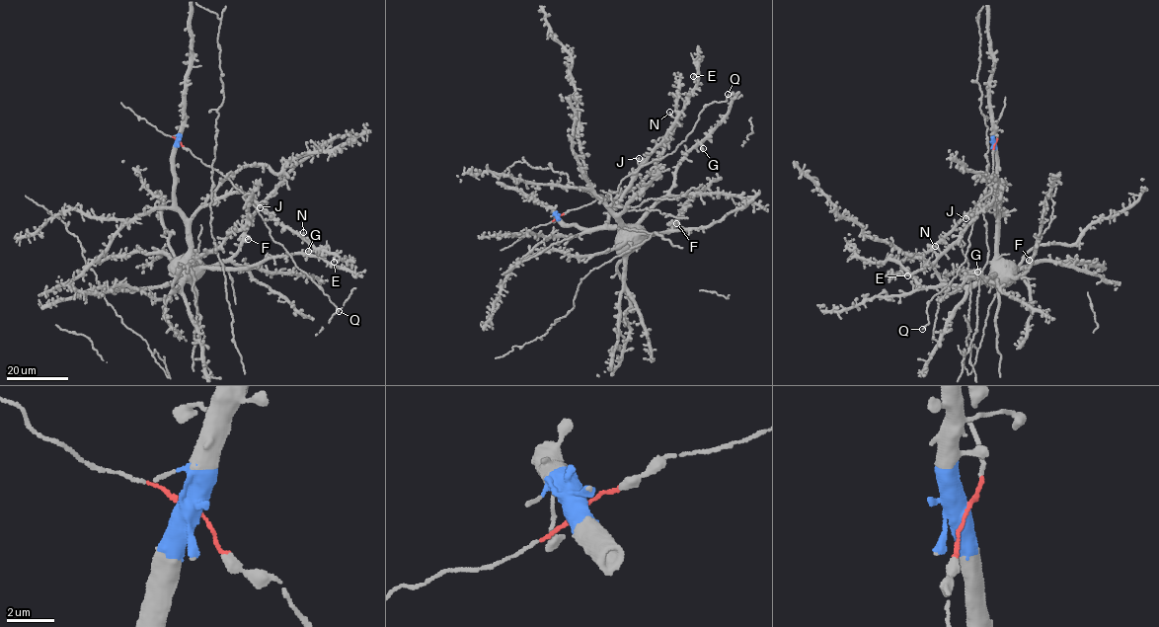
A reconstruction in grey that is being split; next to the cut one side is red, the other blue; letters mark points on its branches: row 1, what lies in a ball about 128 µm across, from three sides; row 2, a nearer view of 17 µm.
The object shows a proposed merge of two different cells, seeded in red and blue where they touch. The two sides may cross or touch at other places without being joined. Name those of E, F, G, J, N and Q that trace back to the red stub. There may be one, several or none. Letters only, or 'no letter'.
Q

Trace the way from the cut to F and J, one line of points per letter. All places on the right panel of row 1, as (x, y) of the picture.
F: (995, 142), (998, 216), (995, 250), (1010, 275), (1017, 277), (1024, 274), (1033, 256), (1029, 260)
J: (995, 142), (998, 223), (999, 218), (991, 204), (965, 218)

